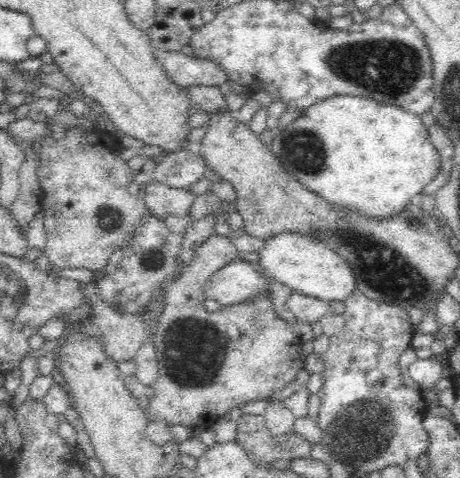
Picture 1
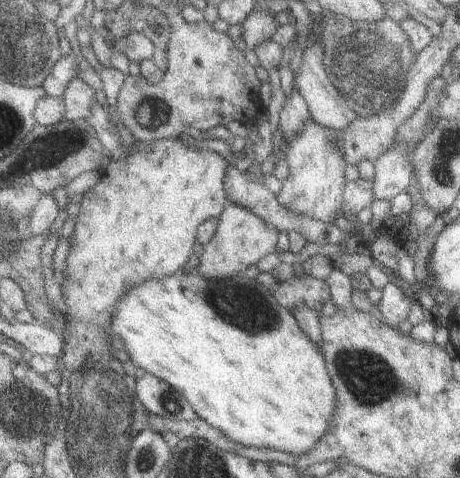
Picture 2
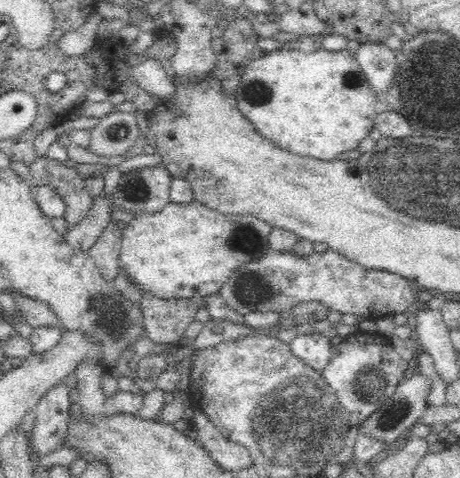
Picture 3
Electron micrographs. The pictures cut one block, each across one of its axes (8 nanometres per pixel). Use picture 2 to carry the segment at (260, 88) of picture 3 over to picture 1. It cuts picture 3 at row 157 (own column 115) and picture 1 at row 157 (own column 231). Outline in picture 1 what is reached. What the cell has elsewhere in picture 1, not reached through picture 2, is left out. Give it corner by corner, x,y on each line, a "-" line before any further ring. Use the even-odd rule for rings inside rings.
334,94
316,100
292,124
274,134
270,150
274,156
278,156
286,172
304,188
310,188
330,204
338,204
352,212
362,212
374,218
402,212
408,202
416,202
422,188
426,188
440,174
442,164
420,116
364,94

